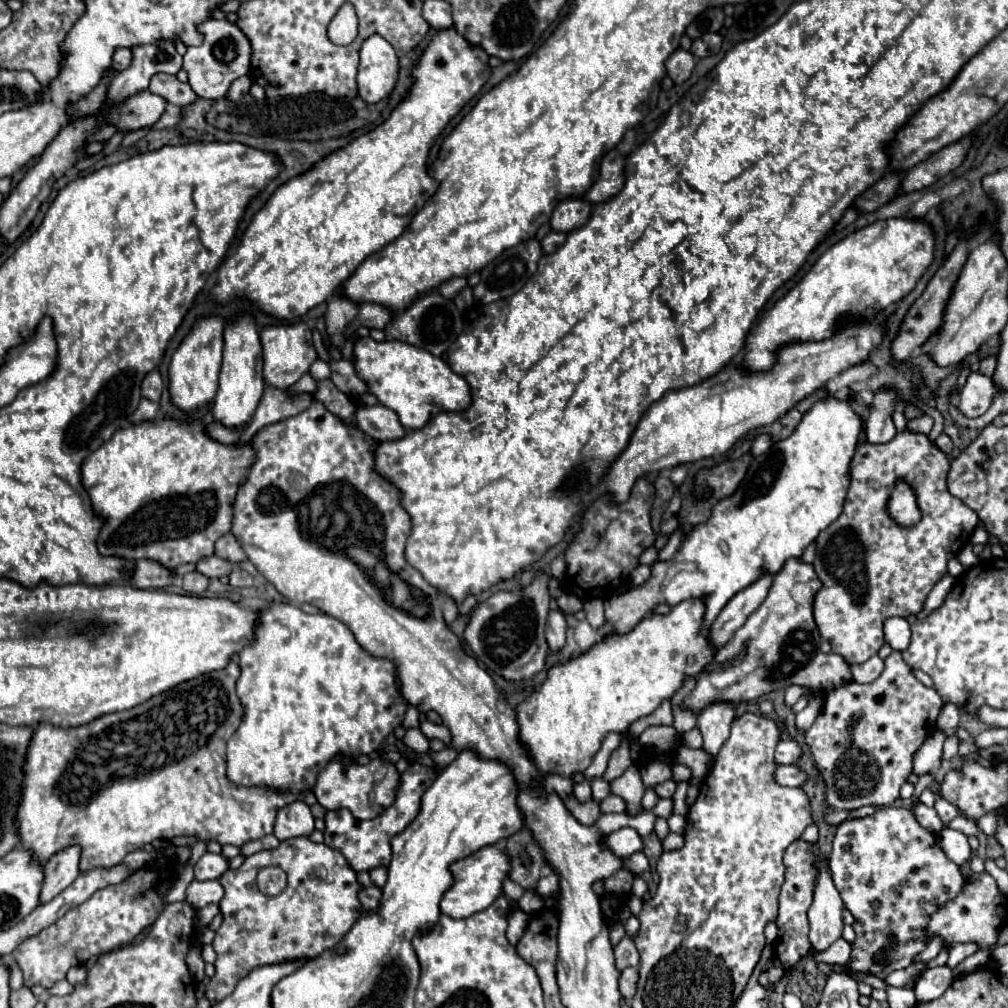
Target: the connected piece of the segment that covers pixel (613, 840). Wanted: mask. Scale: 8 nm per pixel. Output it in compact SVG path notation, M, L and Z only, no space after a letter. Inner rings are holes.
M623 827L623 829L617 829L609 835L603 837L603 845L615 855L615 857L629 857L637 851L643 851L643 839L641 835L631 829L631 827Z

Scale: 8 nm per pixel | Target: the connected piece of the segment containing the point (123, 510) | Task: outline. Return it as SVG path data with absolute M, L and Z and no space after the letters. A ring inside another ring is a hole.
M163 417L163 419L157 419L157 421L143 421L143 423L137 423L137 425L129 425L125 429L119 429L113 435L113 439L109 439L97 451L93 451L93 455L89 455L83 463L83 467L81 467L81 481L83 481L83 487L89 491L89 497L91 497L95 511L101 517L107 517L107 523L103 525L103 529L97 537L97 547L99 547L101 555L119 555L119 557L135 559L135 561L137 559L157 559L159 563L165 563L165 567L169 567L169 569L179 567L183 563L197 563L199 559L213 555L215 553L215 541L221 535L231 531L231 523L233 523L233 503L231 501L235 501L239 487L247 481L255 459L257 459L257 455L255 455L251 441L247 445L237 445L237 443L223 445L223 443L215 441L213 437L209 437L207 427L201 419L191 421L191 423L183 423L183 421L177 421L177 419L171 419L171 417Z

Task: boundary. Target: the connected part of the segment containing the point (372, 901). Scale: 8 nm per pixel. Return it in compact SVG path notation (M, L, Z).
M377 885L363 887L359 893L359 901L361 901L365 913L375 913L381 907L381 889Z

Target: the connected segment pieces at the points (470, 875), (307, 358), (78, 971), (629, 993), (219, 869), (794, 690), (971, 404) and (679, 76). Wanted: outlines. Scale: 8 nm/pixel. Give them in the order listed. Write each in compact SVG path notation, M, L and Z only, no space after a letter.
M489 845L465 859L451 863L449 871L453 875L453 885L443 893L441 913L453 919L463 919L477 911L483 911L497 899L497 895L501 895L501 883L509 871L509 857L495 845Z
M297 321L297 323L285 323L285 325L269 325L263 327L261 331L261 345L263 345L263 377L269 385L279 387L279 389L287 389L293 383L299 381L299 377L303 373L309 371L309 365L317 359L317 351L313 347L311 341L311 329L307 327L305 321Z
M73 967L73 969L67 973L67 981L73 983L73 985L85 985L85 981L87 981L87 971L85 971L85 967Z
M635 967L623 969L619 977L619 991L627 1001L631 1001L631 997L635 995L635 985L637 985L637 969Z
M205 853L197 863L195 863L195 879L197 881L207 881L207 879L219 879L229 867L229 859L223 855L215 853Z
M791 685L787 691L785 691L785 705L789 705L789 707L793 707L795 703L797 703L797 699L799 697L811 697L813 695L813 691L809 689L809 687L803 687L803 685Z
M973 371L965 387L961 389L959 409L967 417L981 417L989 409L995 395L997 395L997 387L993 379L979 371Z
M677 49L677 51L667 59L665 67L667 67L667 73L669 73L669 77L673 79L673 83L675 83L675 85L681 85L681 83L685 83L685 81L691 77L693 67L695 67L695 59L693 59L693 55L691 55L689 51Z

